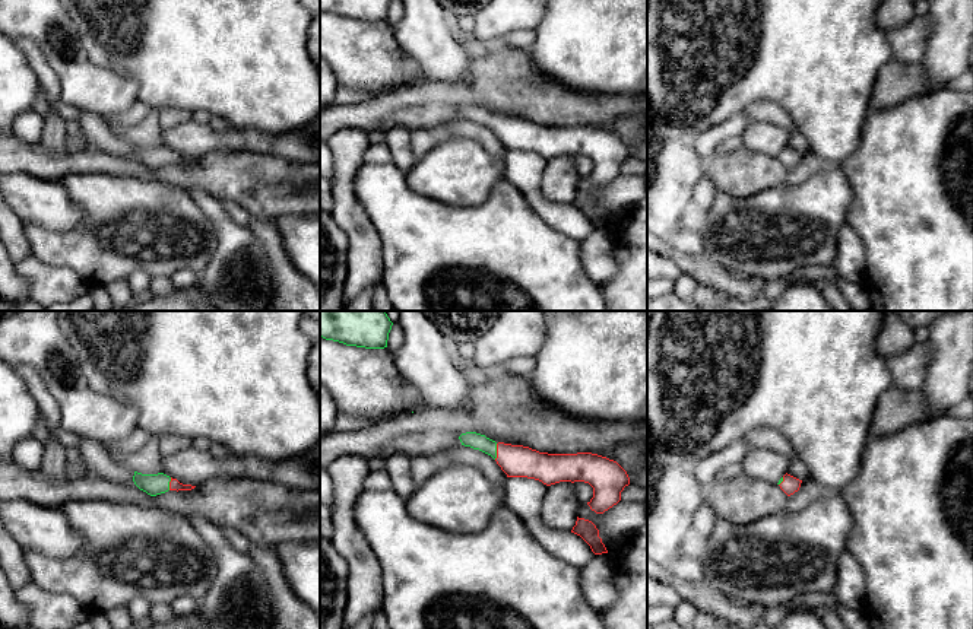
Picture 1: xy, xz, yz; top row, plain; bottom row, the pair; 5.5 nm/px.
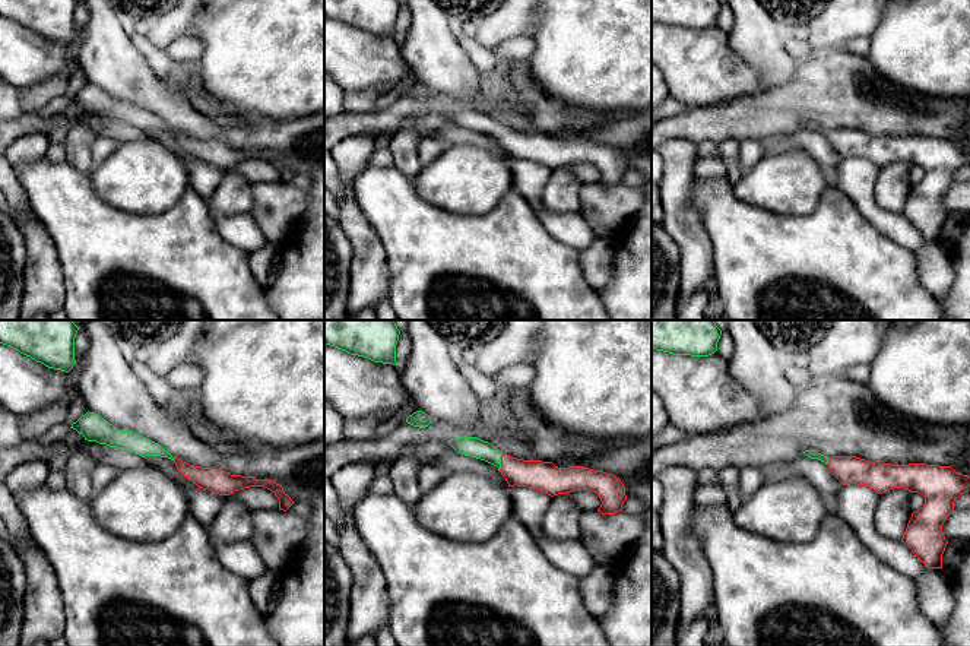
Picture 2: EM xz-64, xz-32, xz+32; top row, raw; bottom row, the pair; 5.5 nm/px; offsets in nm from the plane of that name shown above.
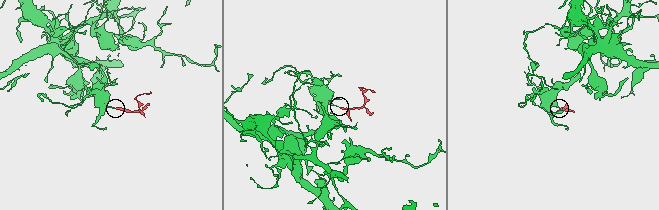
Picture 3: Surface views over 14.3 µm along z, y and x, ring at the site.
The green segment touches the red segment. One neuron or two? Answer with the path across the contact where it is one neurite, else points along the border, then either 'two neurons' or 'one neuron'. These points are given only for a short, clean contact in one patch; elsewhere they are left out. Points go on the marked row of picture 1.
one neuron

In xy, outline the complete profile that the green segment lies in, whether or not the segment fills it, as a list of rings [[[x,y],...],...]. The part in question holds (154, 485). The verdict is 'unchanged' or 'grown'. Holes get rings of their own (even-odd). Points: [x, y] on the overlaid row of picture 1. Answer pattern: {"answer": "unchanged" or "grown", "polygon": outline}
{"answer": "grown", "polygon": [[[134,471],[133,482],[140,490],[146,492],[150,496],[156,496],[168,490],[178,492],[178,490],[191,490],[196,487],[191,485],[183,485],[177,479],[172,479],[164,473],[142,474]]]}

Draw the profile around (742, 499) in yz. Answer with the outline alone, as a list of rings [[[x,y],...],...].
[[[745,473],[732,479],[720,476],[703,487],[703,493],[703,502],[714,511],[716,518],[723,518],[736,525],[747,525],[771,514],[787,511],[787,495],[779,485],[752,479]]]

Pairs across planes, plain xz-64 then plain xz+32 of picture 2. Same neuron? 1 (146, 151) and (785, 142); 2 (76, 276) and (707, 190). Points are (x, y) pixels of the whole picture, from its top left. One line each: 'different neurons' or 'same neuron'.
1: different neurons
2: same neuron

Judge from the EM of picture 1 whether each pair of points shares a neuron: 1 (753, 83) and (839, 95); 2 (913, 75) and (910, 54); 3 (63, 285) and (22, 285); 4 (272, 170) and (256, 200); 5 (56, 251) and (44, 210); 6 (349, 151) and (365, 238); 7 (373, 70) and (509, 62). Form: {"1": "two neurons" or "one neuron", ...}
{"1": "one neuron", "2": "two neurons", "3": "two neurons", "4": "one neuron", "5": "two neurons", "6": "one neuron", "7": "two neurons"}

